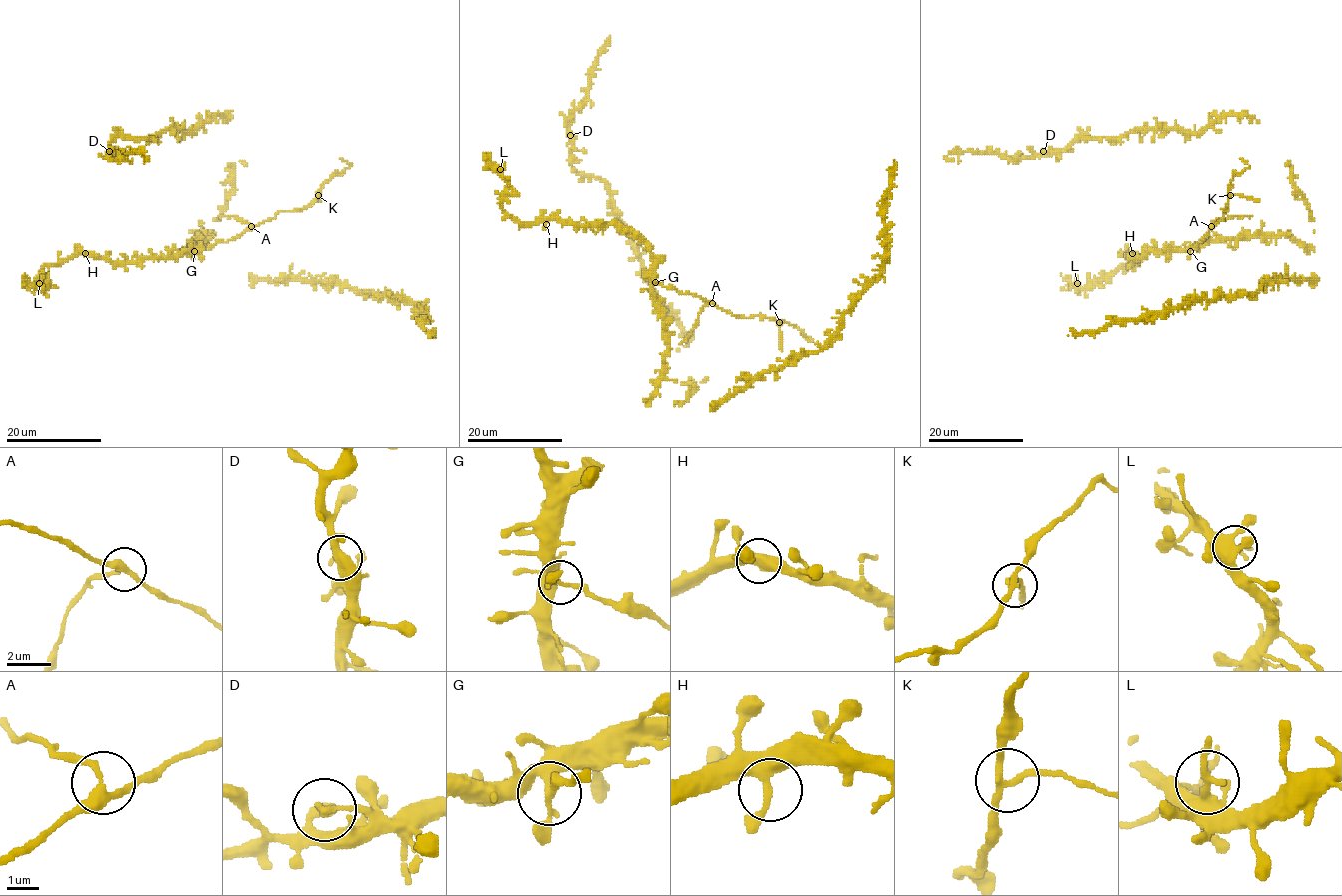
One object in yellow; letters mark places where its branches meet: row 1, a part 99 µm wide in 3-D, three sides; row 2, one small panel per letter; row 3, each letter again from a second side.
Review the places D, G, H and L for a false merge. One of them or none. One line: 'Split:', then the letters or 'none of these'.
Split: G

